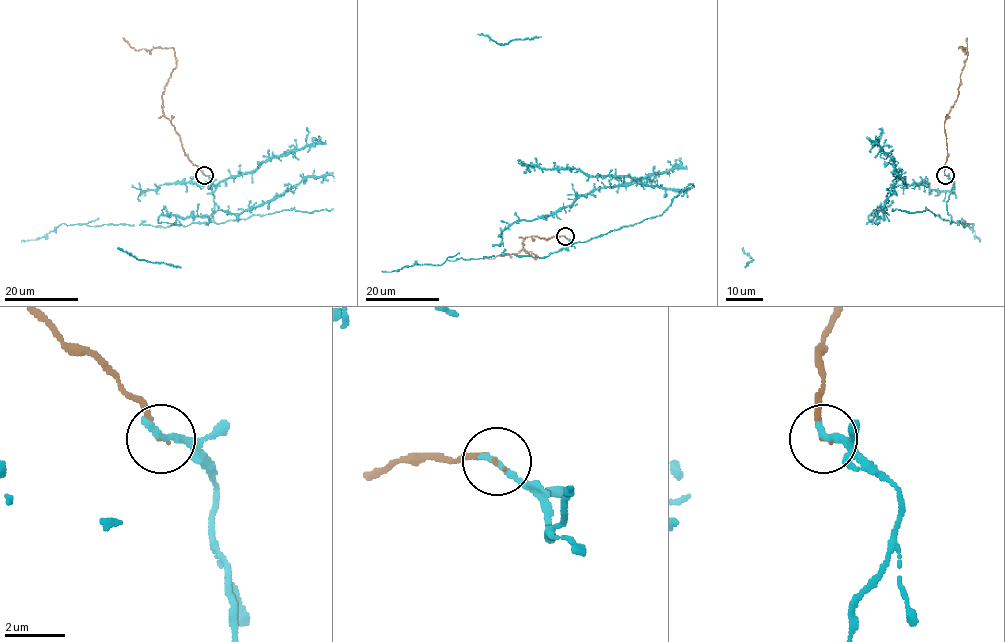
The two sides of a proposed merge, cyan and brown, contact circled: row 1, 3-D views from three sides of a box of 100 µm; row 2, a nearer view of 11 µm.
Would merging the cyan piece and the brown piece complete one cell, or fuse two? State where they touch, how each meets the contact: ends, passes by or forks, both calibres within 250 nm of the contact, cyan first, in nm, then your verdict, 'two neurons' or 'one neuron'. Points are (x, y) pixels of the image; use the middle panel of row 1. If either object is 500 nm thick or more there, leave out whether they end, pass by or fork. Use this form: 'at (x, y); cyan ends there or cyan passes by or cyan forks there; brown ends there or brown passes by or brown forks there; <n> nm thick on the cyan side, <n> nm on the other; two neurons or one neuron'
at (565, 236); cyan ends there; brown ends there; 260 nm thick on the cyan side, 90 nm on the other; one neuron

